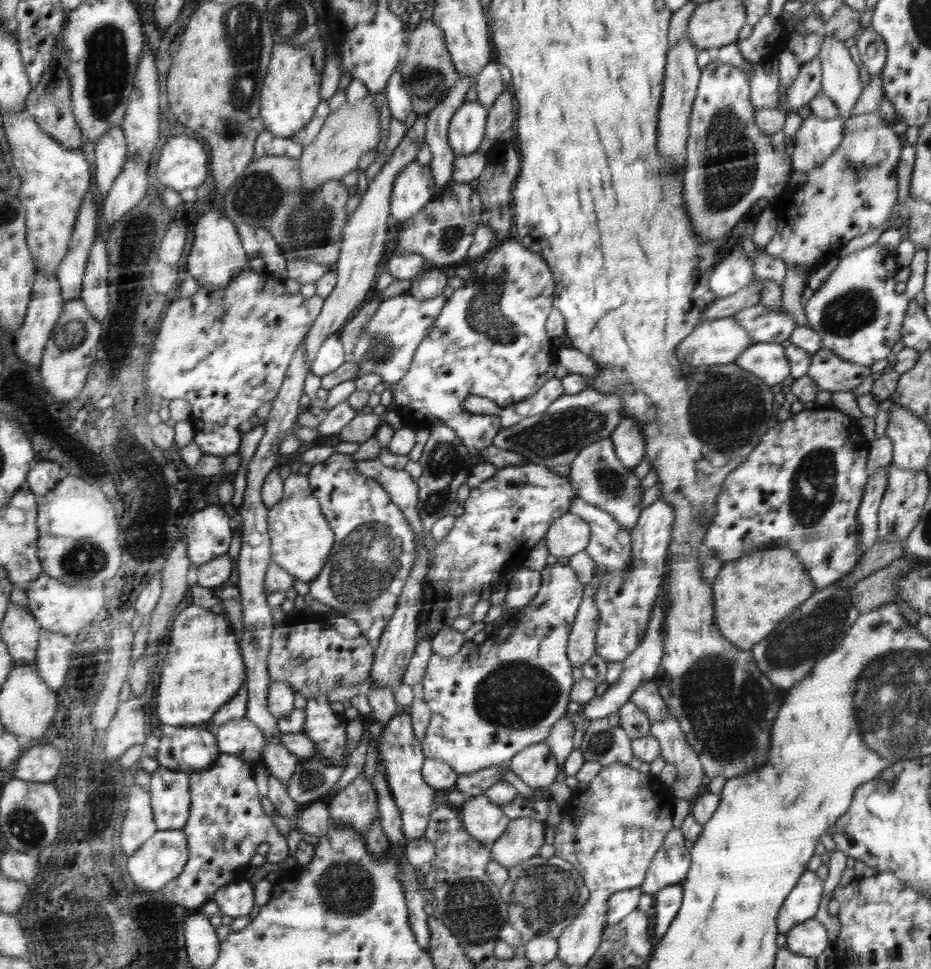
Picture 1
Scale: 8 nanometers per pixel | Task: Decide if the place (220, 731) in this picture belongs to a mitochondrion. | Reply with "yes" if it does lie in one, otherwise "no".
no

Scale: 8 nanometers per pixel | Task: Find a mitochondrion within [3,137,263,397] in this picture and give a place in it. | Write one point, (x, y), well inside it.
(71, 332)

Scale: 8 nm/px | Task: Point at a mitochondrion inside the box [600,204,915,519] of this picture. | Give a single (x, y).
(725, 411)

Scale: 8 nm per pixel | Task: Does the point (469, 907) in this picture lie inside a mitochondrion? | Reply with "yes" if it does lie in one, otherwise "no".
yes

